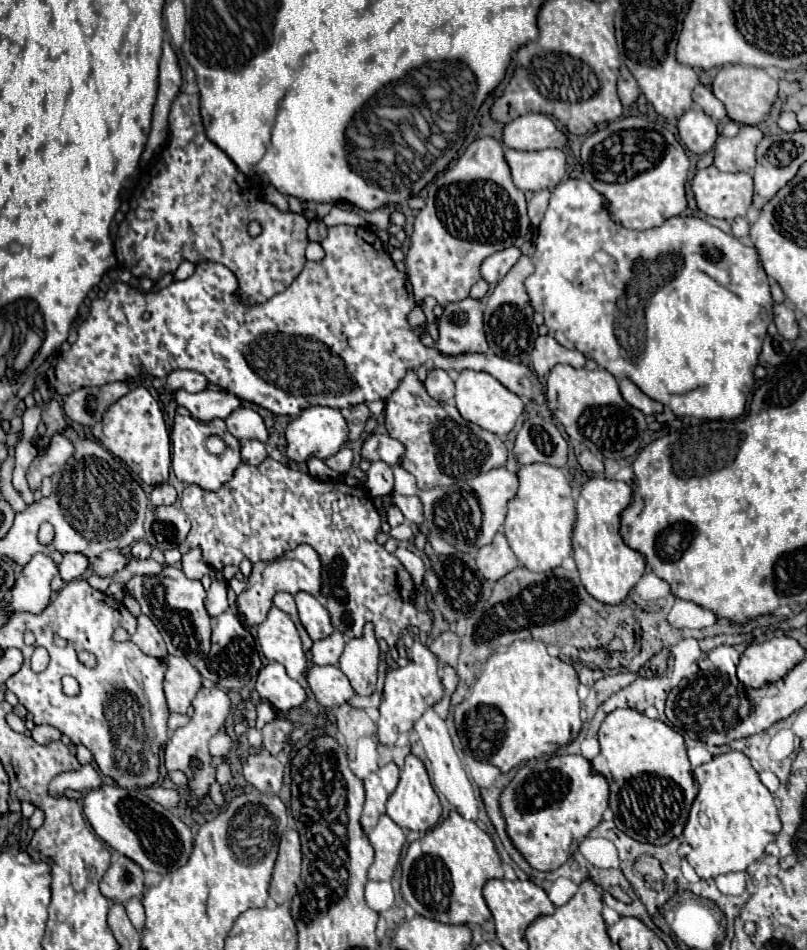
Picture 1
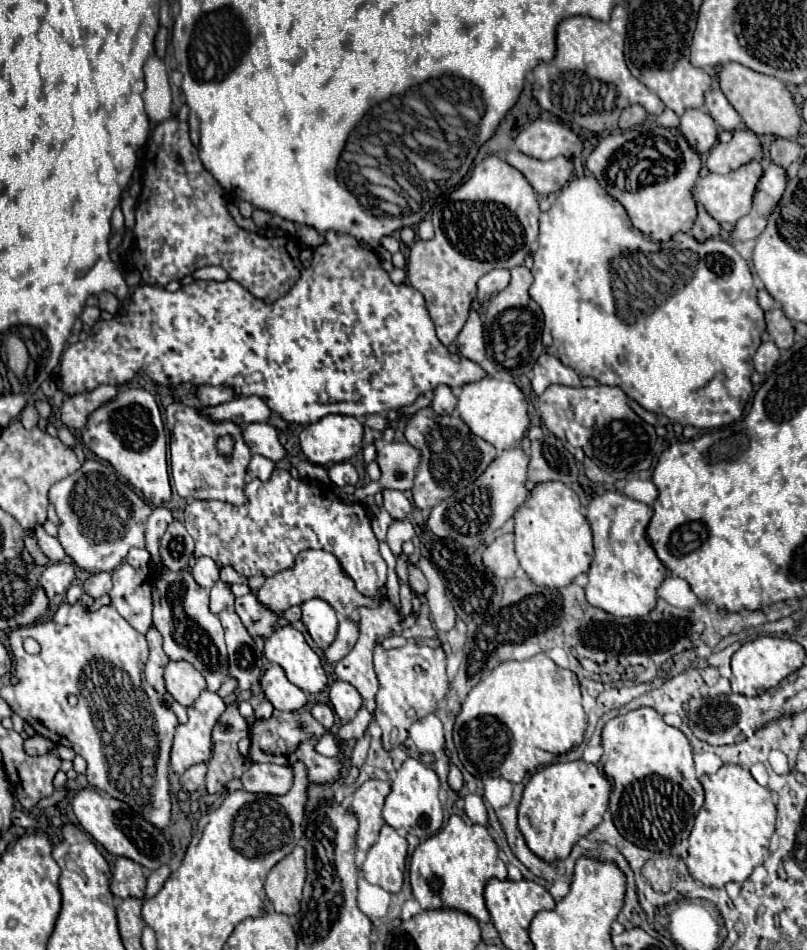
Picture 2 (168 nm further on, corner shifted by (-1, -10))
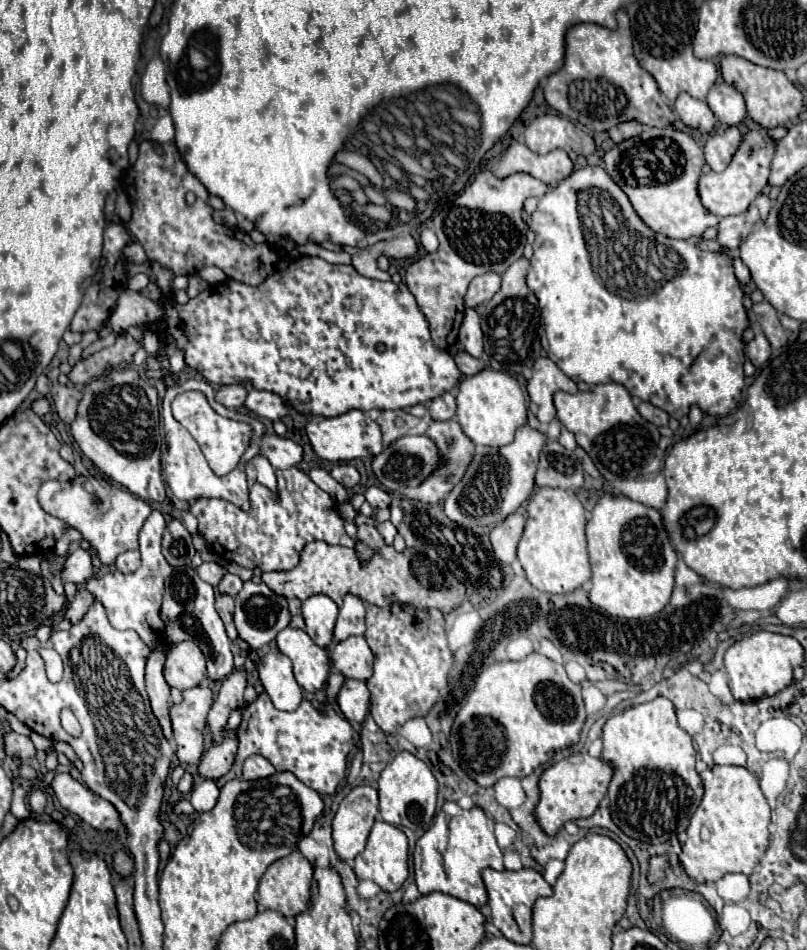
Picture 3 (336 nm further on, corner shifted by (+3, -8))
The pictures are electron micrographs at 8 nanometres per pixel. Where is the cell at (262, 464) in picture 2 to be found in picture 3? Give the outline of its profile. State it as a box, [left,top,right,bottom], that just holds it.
[245,455,276,489]

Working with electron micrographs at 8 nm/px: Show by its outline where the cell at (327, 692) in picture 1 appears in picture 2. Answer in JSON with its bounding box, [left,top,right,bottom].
[328,681,364,723]

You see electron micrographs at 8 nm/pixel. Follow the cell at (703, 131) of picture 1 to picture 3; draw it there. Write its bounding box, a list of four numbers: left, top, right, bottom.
[674,93,716,135]

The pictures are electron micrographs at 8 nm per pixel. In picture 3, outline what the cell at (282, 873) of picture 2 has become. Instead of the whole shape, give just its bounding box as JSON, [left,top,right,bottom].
[258,849,312,917]

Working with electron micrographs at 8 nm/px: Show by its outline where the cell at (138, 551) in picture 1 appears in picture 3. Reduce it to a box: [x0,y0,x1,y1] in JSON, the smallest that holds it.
[116,551,140,573]

